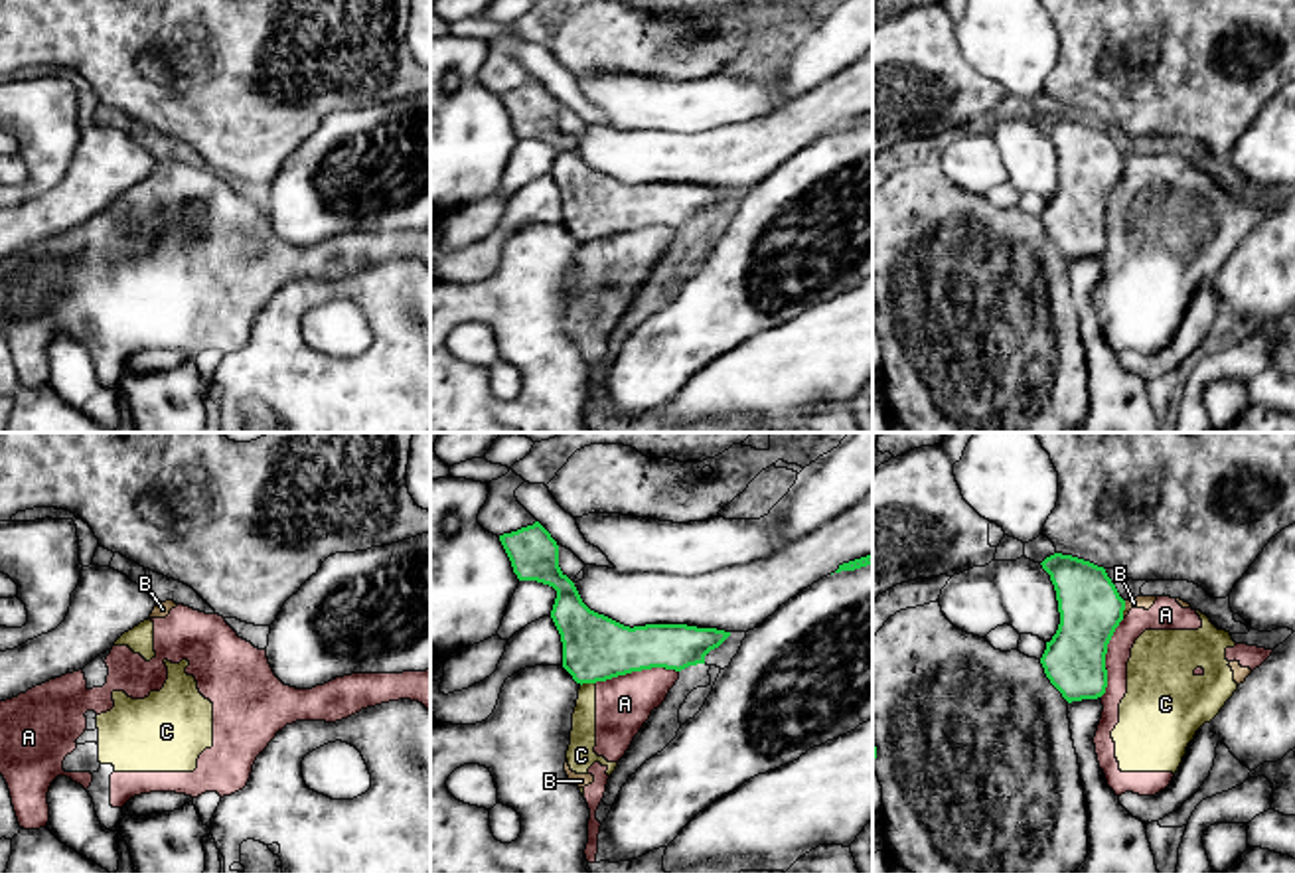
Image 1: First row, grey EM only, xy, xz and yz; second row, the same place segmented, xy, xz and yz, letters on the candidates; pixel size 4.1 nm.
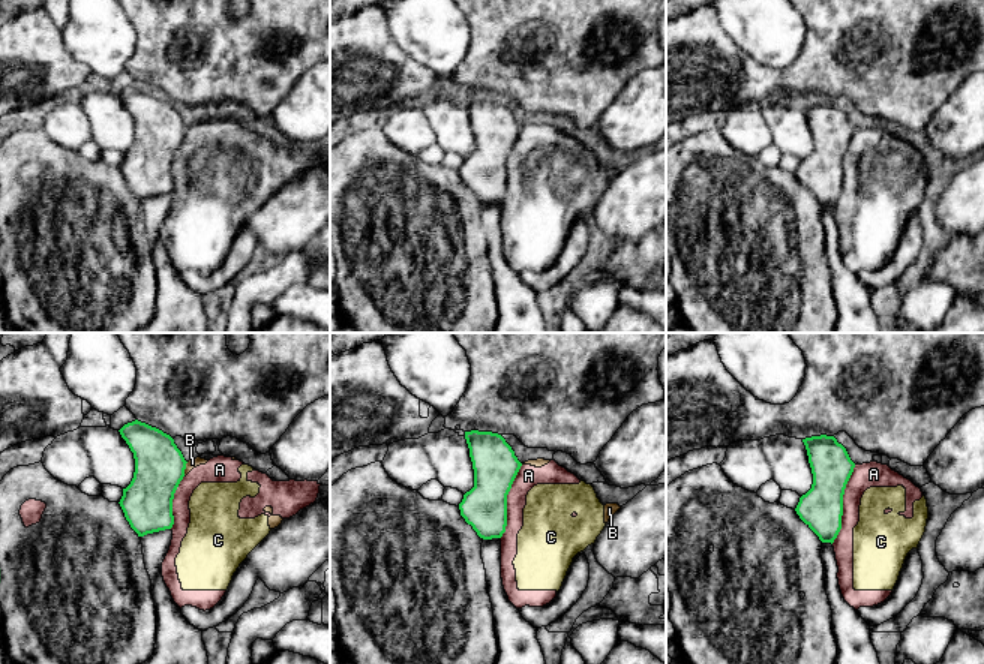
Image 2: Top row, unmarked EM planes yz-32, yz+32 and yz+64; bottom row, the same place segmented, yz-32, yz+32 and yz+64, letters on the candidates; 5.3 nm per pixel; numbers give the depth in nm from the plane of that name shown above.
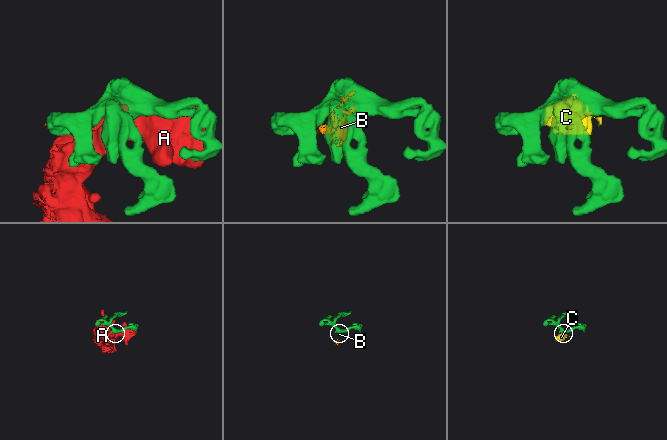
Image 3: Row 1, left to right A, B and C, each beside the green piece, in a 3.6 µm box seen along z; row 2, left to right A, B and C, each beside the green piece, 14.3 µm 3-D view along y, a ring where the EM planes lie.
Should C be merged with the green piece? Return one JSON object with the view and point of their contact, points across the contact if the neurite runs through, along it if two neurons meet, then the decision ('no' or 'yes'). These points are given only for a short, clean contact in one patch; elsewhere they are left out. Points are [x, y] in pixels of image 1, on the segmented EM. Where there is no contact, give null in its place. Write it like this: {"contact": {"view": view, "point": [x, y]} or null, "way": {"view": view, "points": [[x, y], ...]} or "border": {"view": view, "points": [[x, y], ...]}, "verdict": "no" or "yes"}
{"contact": {"view": "xz", "point": [587, 682]}, "border": {"view": "xz", "points": [[595, 682], [581, 686]]}, "verdict": "no"}

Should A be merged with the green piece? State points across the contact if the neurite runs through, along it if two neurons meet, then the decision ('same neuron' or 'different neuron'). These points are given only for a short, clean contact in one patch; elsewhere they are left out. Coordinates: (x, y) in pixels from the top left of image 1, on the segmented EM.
different neuron

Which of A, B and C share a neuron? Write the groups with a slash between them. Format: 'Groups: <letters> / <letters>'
Groups: A B C

